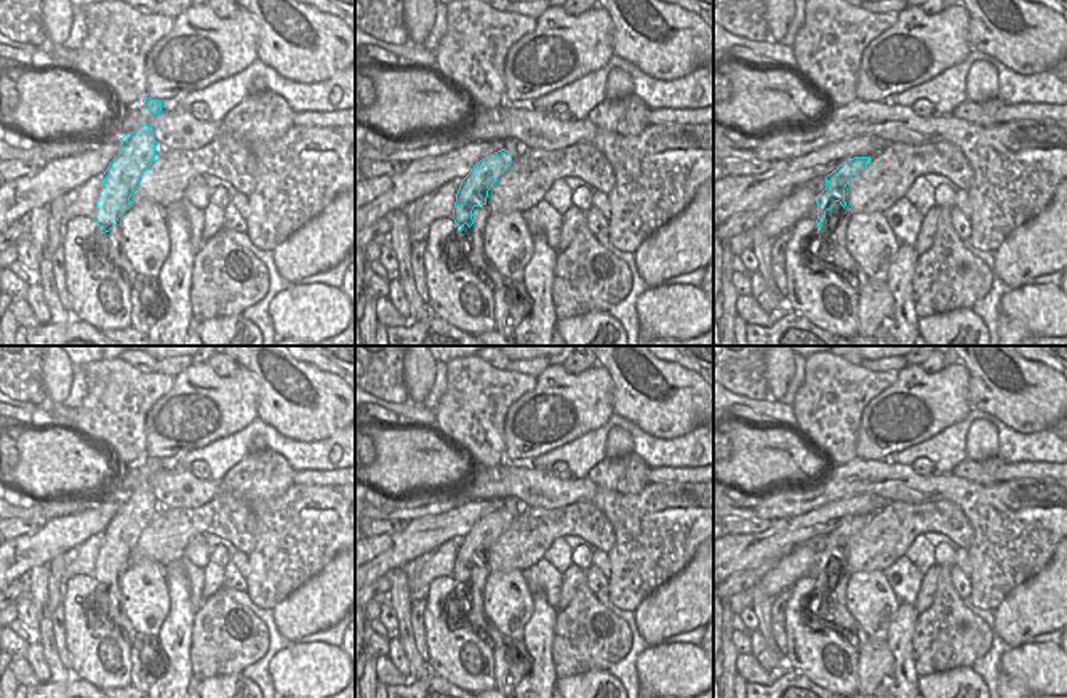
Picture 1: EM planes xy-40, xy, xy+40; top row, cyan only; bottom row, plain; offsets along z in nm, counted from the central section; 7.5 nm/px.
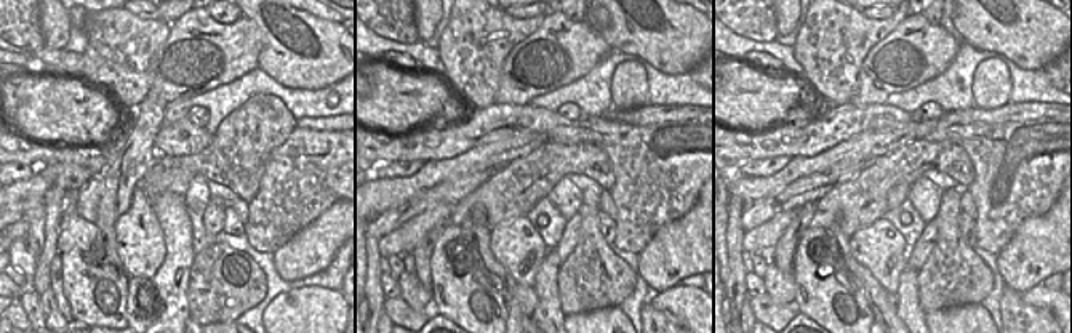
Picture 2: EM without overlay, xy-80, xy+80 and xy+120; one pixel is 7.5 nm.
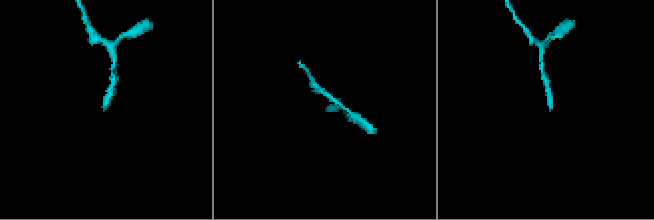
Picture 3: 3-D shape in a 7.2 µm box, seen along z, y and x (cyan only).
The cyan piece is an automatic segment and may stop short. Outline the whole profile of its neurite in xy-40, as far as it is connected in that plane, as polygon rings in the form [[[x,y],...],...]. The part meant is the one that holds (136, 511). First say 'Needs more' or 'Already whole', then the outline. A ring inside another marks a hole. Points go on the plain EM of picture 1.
Needs more. [[[139,483],[118,499],[122,504],[102,533],[102,544],[94,567],[101,596],[91,605],[99,607],[98,618],[110,618],[120,624],[133,644],[138,632],[120,605],[120,575],[131,565],[131,552],[141,533],[155,517],[157,499],[149,483]]]

